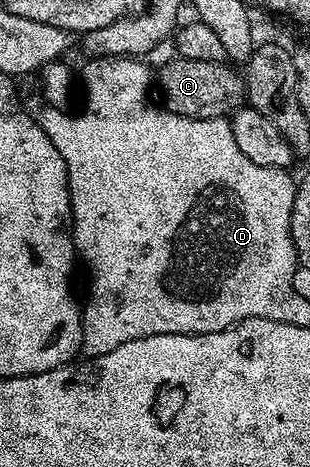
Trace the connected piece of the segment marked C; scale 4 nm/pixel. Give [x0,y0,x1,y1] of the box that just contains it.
[156,59,246,120]

